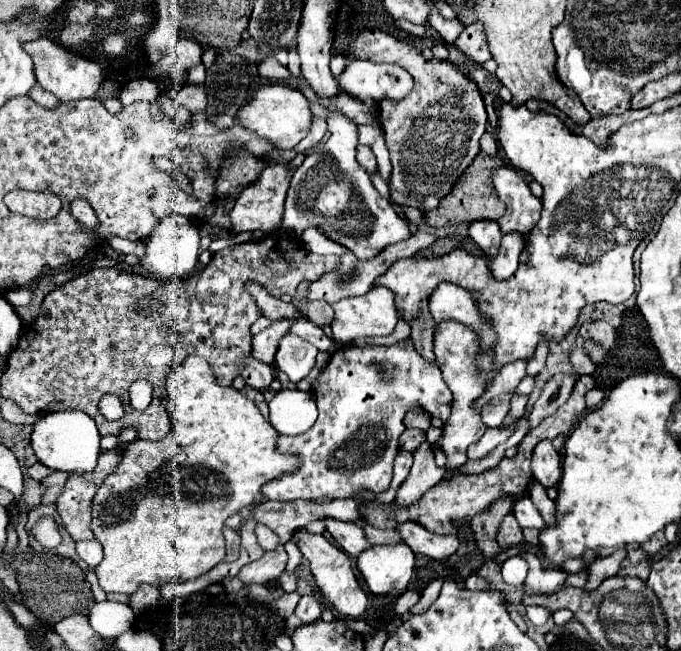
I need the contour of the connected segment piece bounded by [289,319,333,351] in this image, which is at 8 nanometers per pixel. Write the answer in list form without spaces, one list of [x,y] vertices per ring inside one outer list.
[[[299,319],[297,325],[293,325],[293,329],[289,329],[289,333],[309,341],[311,345],[315,345],[319,351],[329,351],[329,347],[333,345],[331,337],[325,335],[325,331],[313,323],[309,323],[307,319]]]

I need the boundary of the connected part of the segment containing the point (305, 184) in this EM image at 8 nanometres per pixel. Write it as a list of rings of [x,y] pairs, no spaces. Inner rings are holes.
[[[321,99],[321,103],[331,109],[331,117],[327,119],[331,137],[293,173],[279,229],[291,239],[301,239],[307,229],[315,227],[335,243],[351,249],[359,259],[371,259],[383,247],[409,237],[409,223],[377,193],[371,177],[357,163],[357,125],[337,113],[327,99]]]

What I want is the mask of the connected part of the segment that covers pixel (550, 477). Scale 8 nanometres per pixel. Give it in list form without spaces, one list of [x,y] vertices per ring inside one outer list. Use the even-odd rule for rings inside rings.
[[[543,439],[535,445],[531,469],[533,477],[543,487],[555,487],[555,483],[561,479],[561,455],[553,449],[549,439]]]

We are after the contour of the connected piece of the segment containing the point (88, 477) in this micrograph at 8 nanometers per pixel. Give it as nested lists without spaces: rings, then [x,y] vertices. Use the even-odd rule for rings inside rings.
[[[113,449],[113,451],[103,451],[99,455],[99,461],[97,461],[97,467],[89,473],[73,473],[63,489],[63,493],[59,495],[57,499],[57,511],[63,519],[63,529],[75,539],[75,541],[91,541],[95,535],[91,531],[91,501],[93,501],[93,495],[97,493],[97,489],[101,487],[101,483],[105,481],[105,477],[109,473],[113,473],[117,469],[117,465],[121,463],[123,459],[123,451],[121,449]]]

